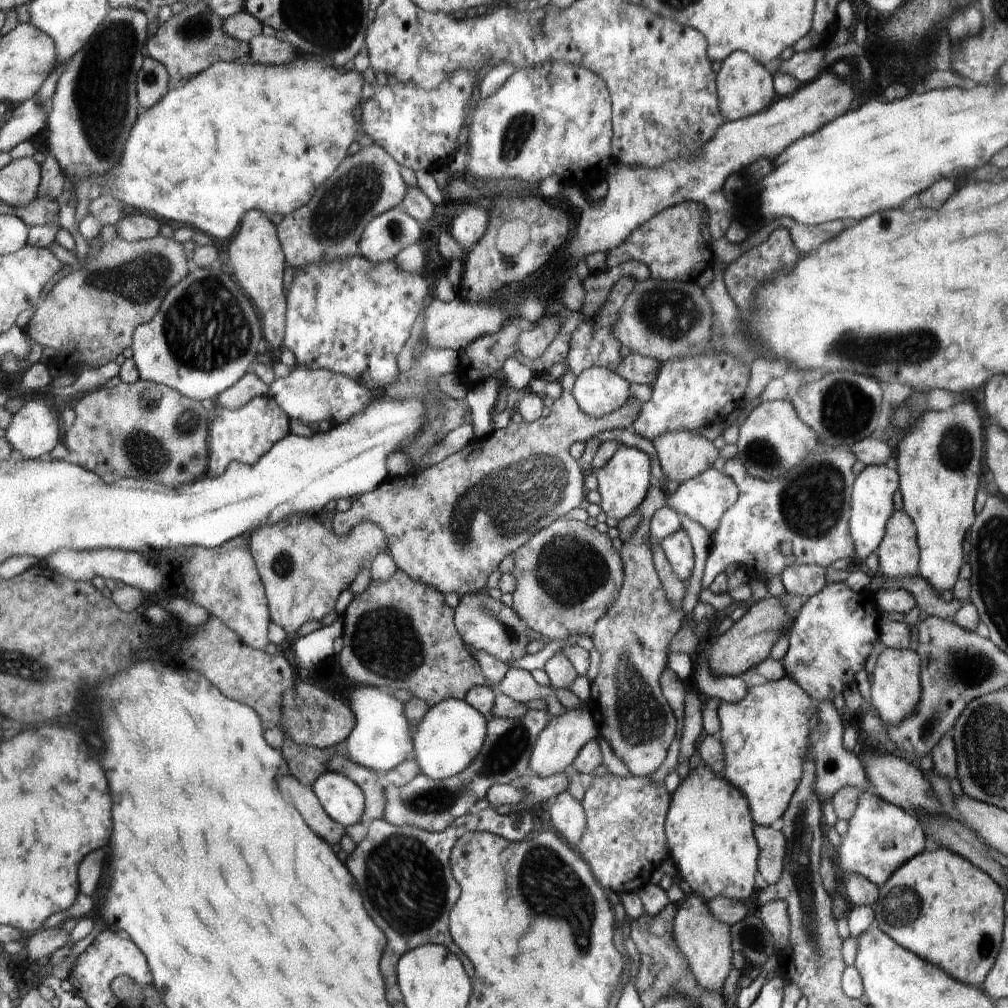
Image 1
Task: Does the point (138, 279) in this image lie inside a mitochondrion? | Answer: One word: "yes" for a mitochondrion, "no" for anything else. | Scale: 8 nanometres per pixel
yes

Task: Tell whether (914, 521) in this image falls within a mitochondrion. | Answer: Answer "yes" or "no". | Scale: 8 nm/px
no

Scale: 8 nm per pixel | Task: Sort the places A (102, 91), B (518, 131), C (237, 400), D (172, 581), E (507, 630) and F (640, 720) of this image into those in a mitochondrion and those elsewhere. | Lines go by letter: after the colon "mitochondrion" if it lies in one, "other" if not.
A: mitochondrion
B: mitochondrion
C: other
D: other
E: mitochondrion
F: mitochondrion

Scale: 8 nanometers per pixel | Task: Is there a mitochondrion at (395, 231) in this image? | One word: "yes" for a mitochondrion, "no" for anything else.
yes

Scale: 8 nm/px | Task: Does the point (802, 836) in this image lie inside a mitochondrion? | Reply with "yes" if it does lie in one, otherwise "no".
yes

